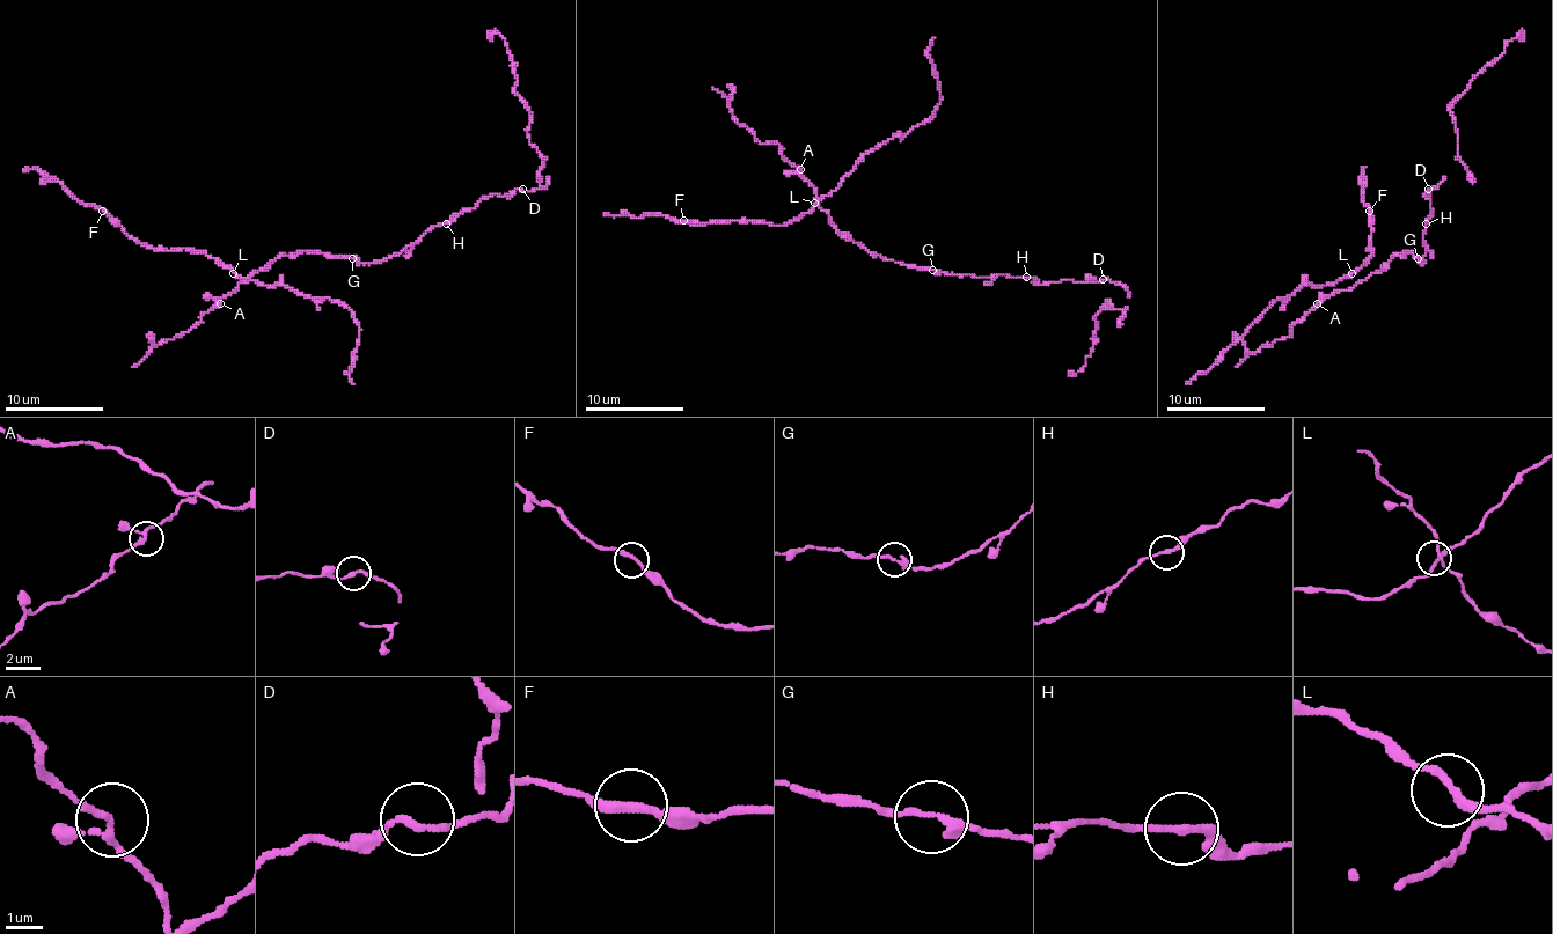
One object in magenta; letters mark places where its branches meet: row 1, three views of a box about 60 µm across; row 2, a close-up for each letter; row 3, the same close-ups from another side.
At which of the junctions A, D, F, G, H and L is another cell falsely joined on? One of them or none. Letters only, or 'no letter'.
no letter

